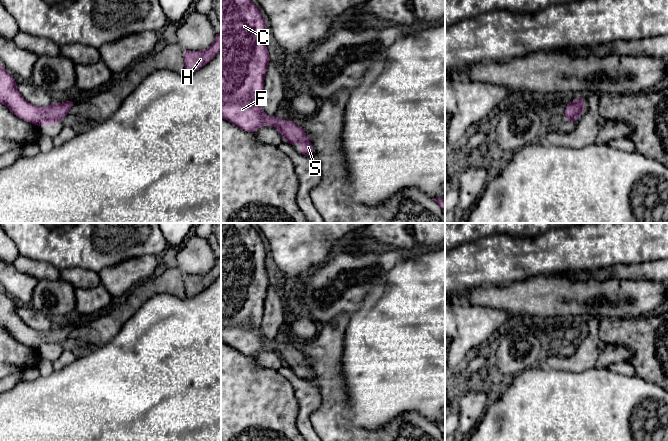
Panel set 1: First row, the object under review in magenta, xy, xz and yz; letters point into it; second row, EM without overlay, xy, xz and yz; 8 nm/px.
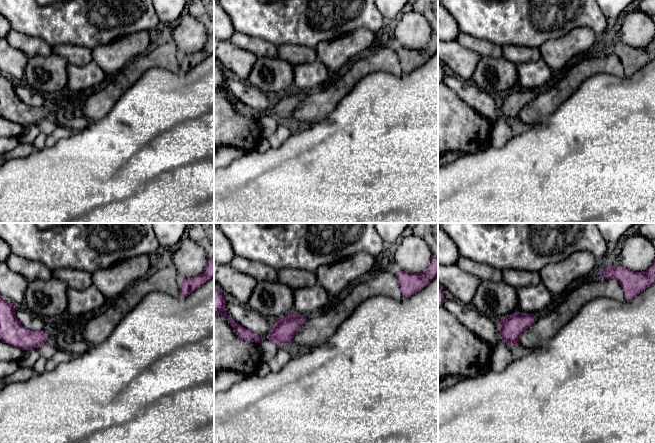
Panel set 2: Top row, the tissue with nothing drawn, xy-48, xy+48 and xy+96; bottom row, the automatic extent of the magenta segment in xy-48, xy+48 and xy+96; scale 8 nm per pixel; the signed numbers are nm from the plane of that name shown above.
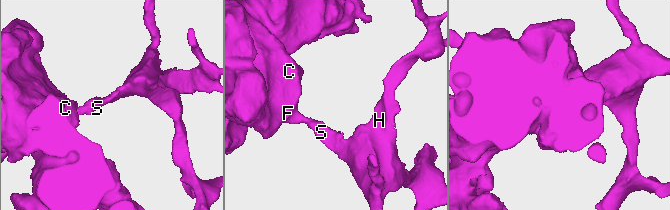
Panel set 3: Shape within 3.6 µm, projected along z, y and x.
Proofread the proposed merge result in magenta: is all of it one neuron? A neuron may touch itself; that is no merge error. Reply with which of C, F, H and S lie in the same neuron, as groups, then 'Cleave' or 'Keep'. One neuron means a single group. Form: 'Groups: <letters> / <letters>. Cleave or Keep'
Groups: C F H S. Keep

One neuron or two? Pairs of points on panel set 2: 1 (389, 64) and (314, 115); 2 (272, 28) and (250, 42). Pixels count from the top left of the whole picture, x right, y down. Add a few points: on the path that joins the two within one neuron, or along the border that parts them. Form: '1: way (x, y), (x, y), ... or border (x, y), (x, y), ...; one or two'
1: way (370, 64), (361, 67), (332, 96); one
2: border (235, 31), (263, 38), (277, 46); two

